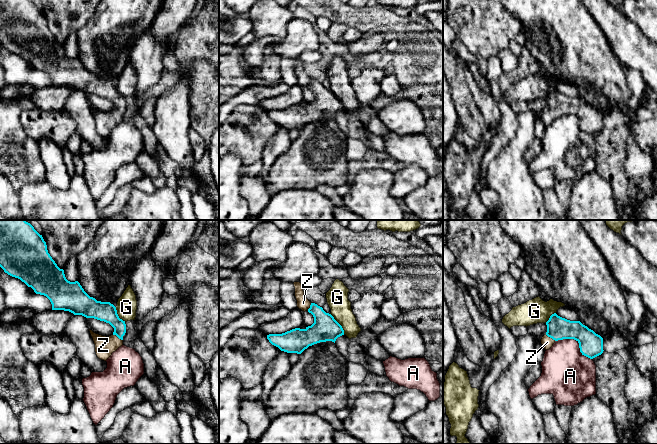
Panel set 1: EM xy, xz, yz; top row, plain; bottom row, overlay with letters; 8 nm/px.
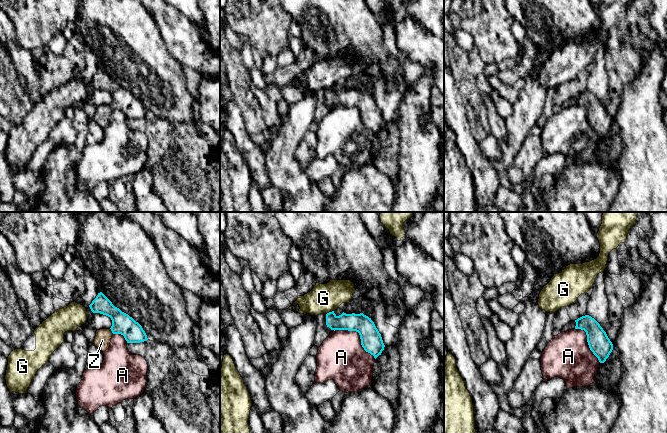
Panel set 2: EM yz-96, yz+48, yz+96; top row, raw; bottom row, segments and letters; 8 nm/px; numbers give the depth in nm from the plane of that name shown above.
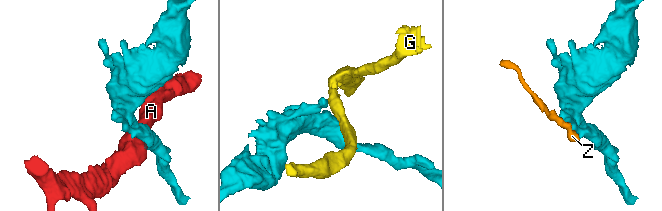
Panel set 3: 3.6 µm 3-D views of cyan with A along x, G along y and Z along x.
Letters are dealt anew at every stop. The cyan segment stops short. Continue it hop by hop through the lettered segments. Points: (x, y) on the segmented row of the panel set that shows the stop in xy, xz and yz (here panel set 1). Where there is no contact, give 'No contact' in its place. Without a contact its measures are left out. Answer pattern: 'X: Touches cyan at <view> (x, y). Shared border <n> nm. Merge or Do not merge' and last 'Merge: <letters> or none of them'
A: Touches cyan at yz (576, 340). Shared border 340 nm. Do not merge
G: Touches cyan at xz (339, 324). Shared border 200 nm. Do not merge
Z: Touches cyan at xy (118, 337). Shared border 90 nm. Merge
Merge: Z

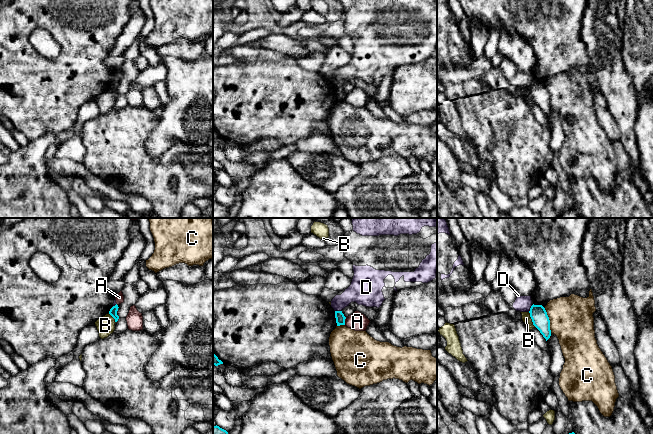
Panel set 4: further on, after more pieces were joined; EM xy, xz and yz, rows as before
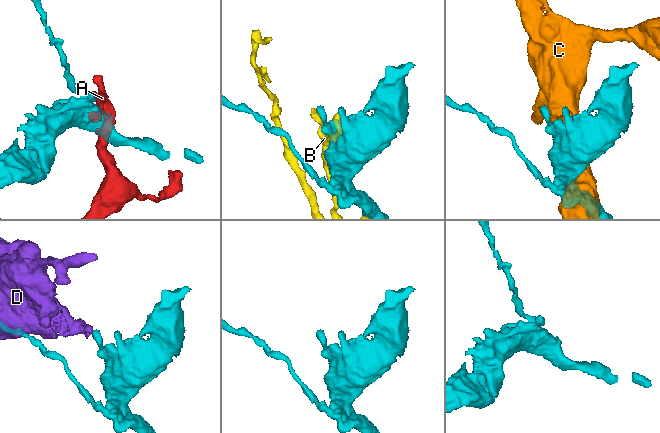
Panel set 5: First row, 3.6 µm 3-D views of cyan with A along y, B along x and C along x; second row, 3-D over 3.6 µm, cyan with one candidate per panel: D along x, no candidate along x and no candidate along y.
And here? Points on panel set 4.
A: Touches cyan at xz (344, 321). Shared border 70 nm. Do not merge
B: Touches cyan at yz (531, 318). Shared border 130 nm. Do not merge
C: Touches cyan at yz (549, 320). Shared border 220 nm. Do not merge
D: Touches cyan at yz (530, 308). Shared border 70 nm. Do not merge
Merge: none of them

